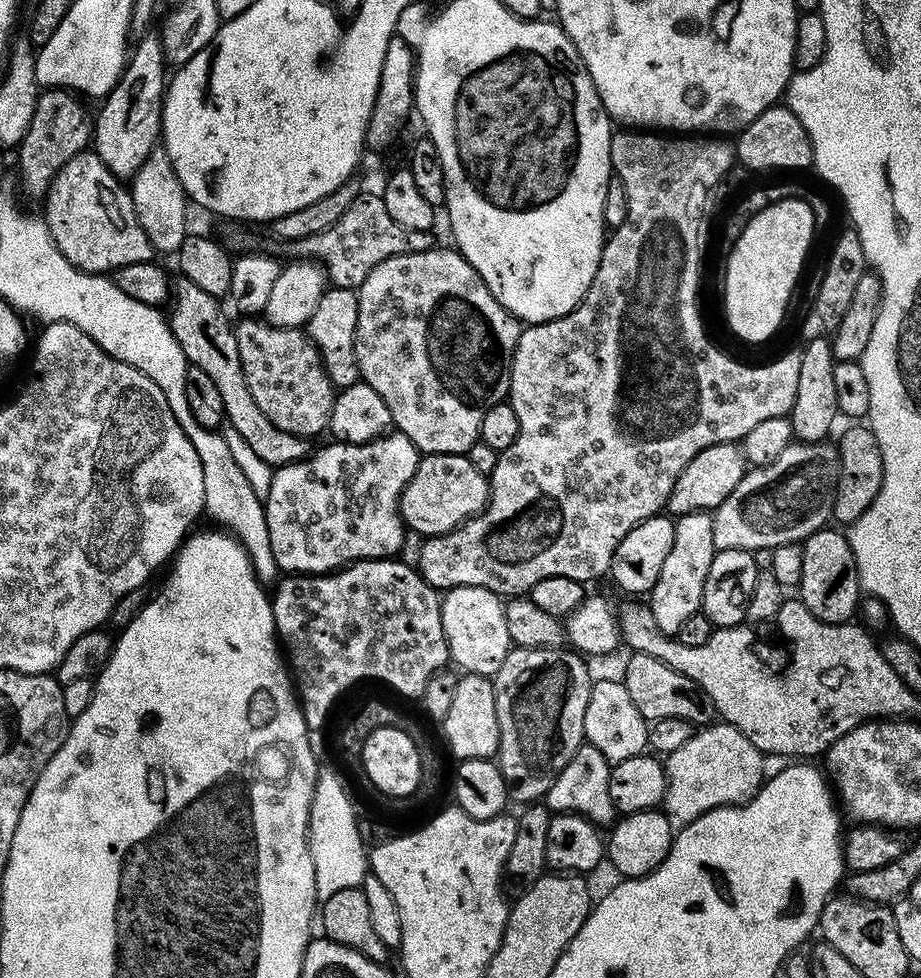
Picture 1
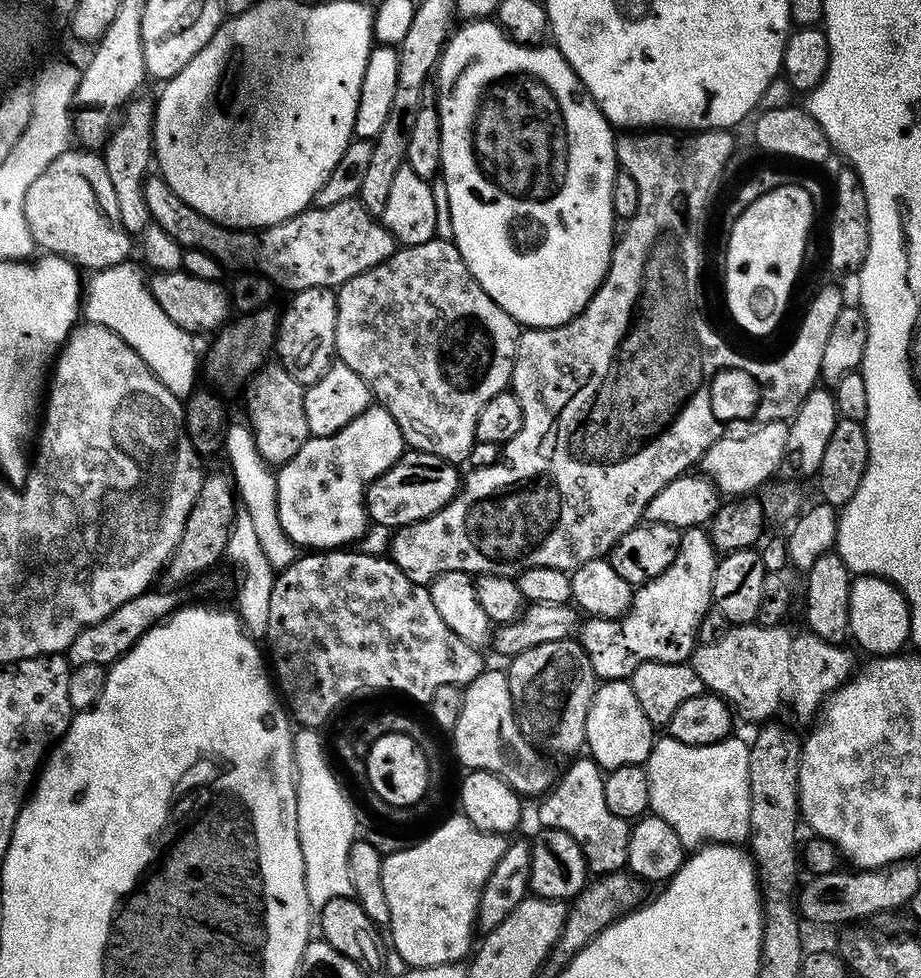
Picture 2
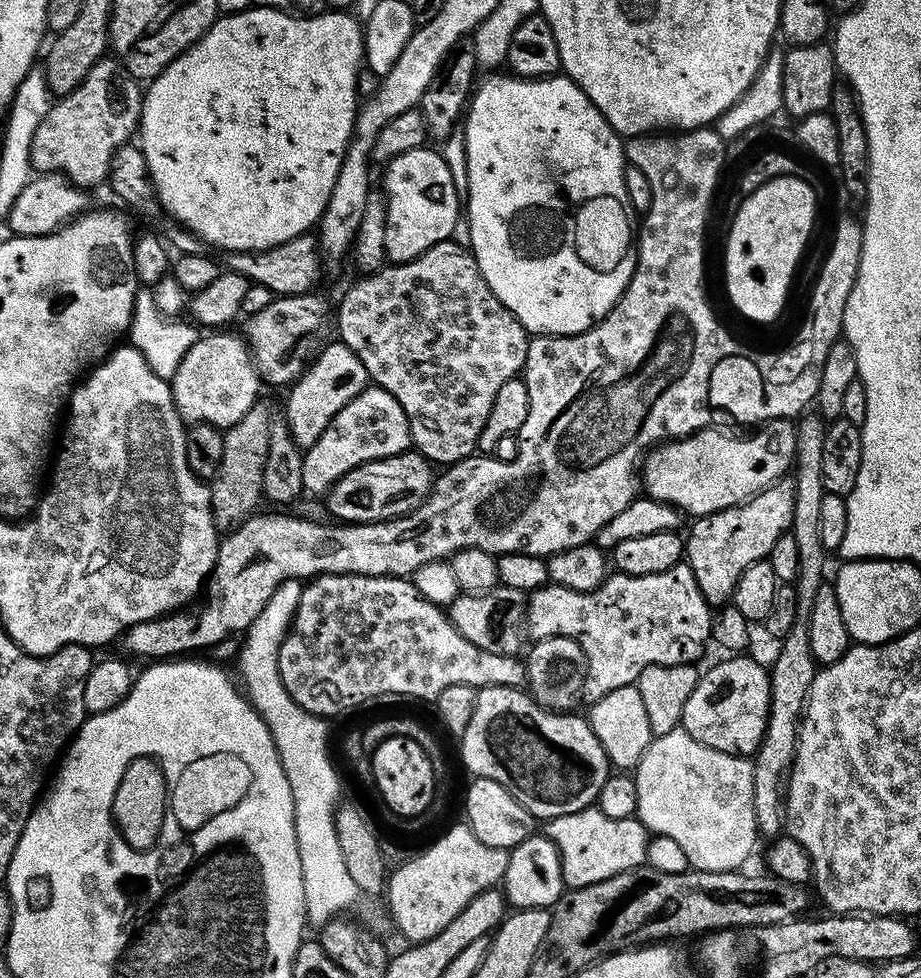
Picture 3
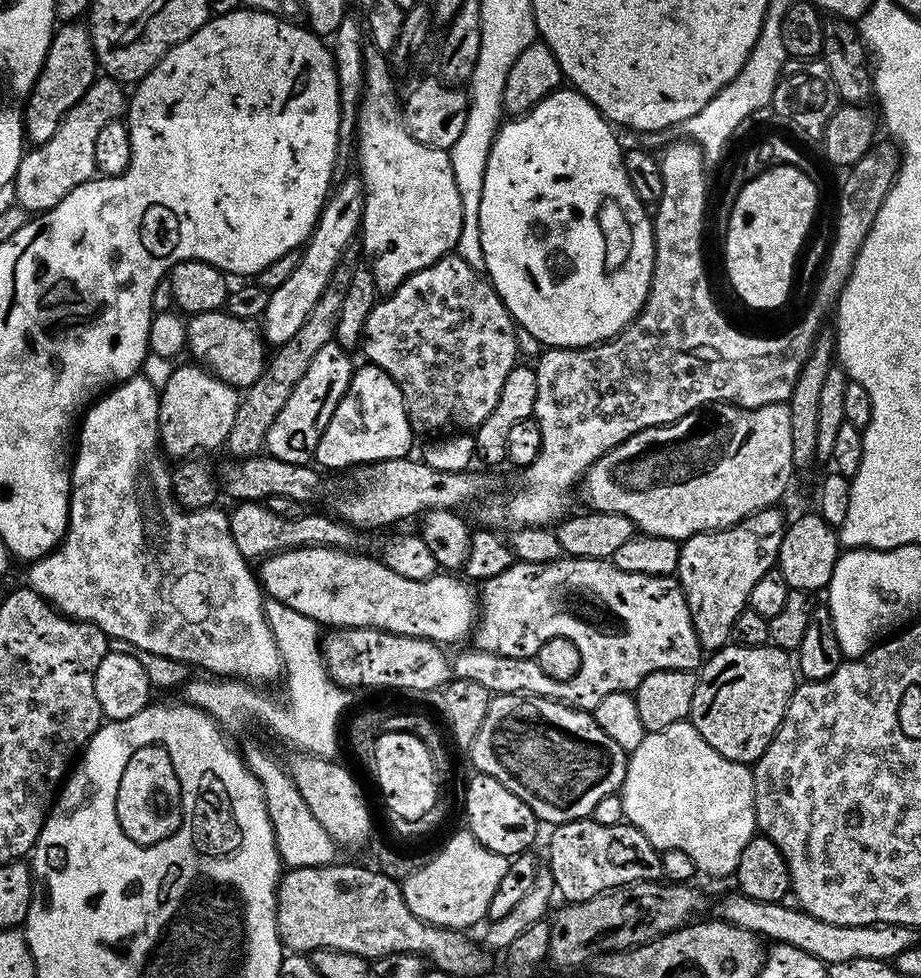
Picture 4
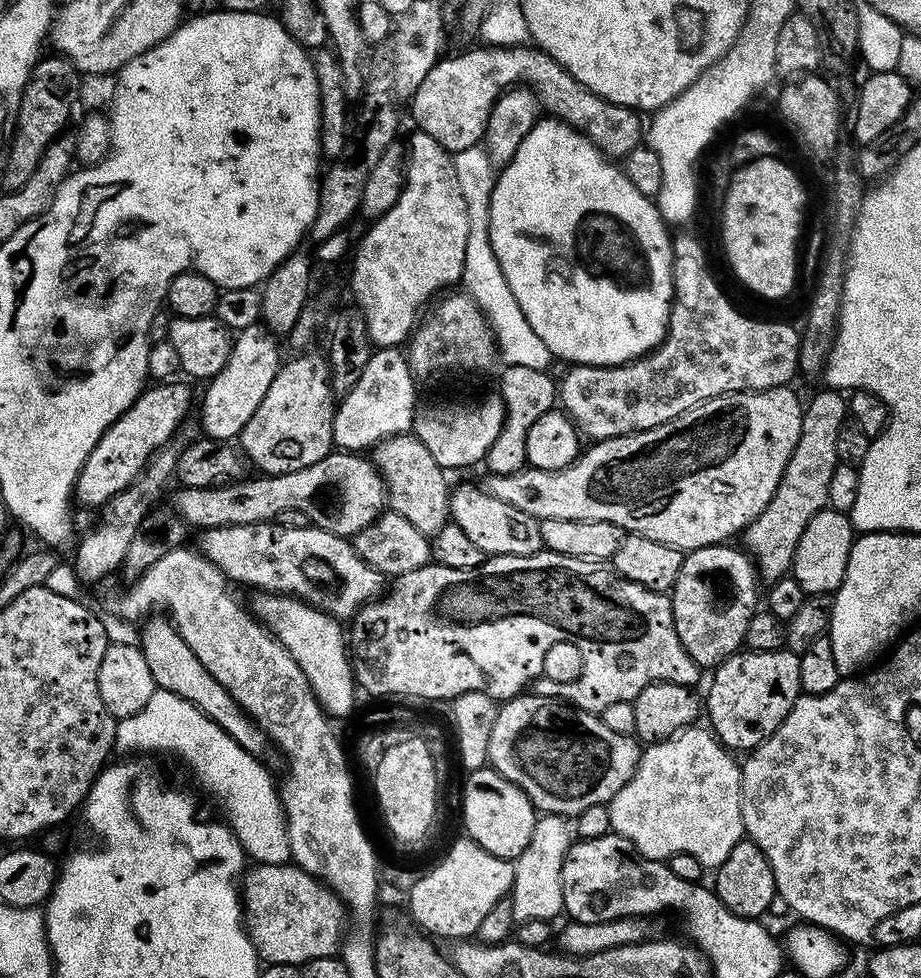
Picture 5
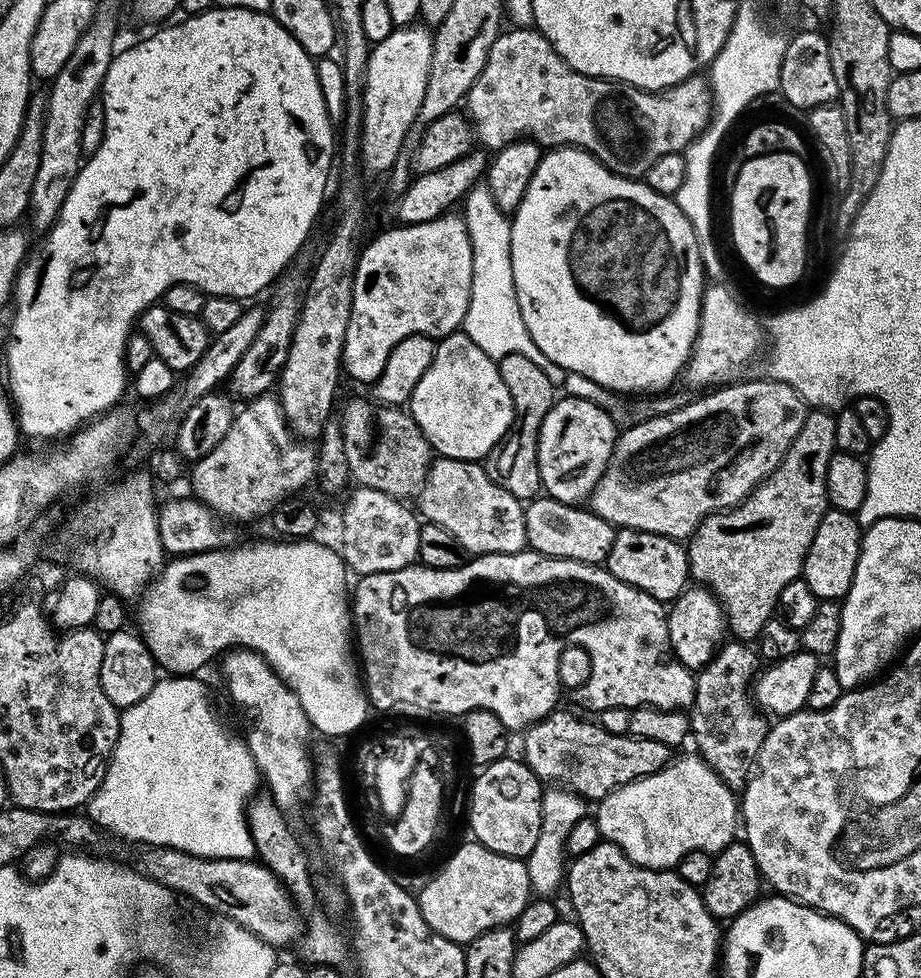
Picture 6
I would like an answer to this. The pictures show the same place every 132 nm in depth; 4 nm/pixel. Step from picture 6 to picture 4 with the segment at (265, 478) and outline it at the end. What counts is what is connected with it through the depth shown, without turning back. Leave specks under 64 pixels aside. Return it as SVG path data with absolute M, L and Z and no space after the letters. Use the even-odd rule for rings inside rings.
M335 342L322 346L322 350L314 354L314 362L310 362L306 374L302 374L298 386L294 386L294 394L290 394L266 434L267 455L291 464L307 464L315 457L318 438L322 438L326 426L330 426L330 418L334 418L334 410L338 410L338 402L342 402L352 381L354 363L348 356L351 356L349 349Z

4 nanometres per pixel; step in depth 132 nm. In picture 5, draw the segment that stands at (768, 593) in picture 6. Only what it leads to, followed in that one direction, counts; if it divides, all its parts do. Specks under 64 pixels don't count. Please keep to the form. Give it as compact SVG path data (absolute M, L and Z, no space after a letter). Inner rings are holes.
M823 390L816 392L809 400L806 400L804 421L802 422L802 434L794 446L794 454L790 454L790 462L786 462L786 470L780 479L778 490L774 498L756 518L750 522L742 533L743 547L750 553L756 571L765 581L779 580L791 569L792 559L795 556L795 547L806 530L807 523L814 518L816 512L828 508L828 495L830 494L830 474L834 474L838 463L836 458L836 443L838 442L838 430L846 422L848 405L845 397L836 390Z

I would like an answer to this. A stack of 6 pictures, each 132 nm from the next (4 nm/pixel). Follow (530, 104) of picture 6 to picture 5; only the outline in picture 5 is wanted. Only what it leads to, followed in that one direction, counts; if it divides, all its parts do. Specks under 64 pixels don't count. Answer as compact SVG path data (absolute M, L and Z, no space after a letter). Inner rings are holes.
M479 46L480 48L472 48L469 52L464 52L461 56L452 56L447 60L447 58L441 58L437 60L436 65L433 66L423 83L419 88L415 89L413 93L412 100L412 116L416 119L416 128L419 131L424 132L430 138L434 138L440 143L445 150L453 154L466 150L467 148L477 147L485 139L488 130L488 120L491 118L492 108L495 107L496 101L508 91L509 88L513 86L527 86L535 92L539 98L542 105L543 111L545 113L551 114L555 119L563 120L564 123L571 125L572 128L577 128L580 132L588 136L594 143L596 143L597 148L601 152L607 154L612 158L623 158L628 155L628 153L633 152L634 149L641 147L642 144L642 134L640 138L640 119L642 119L641 113L635 108L627 108L621 104L611 104L606 98L602 98L598 94L594 94L586 86L582 86L582 82L575 80L570 73L560 65L559 62L554 59L550 53L544 51L543 48L539 46L517 46L515 48L497 48L495 46Z

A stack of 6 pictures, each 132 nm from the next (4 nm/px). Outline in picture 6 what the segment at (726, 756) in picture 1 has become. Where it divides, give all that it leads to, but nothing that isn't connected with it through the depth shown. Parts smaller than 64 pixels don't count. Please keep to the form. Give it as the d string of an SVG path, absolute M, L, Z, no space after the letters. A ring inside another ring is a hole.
M699 755L673 759L665 768L654 774L632 780L599 801L594 819L601 837L609 844L616 844L640 868L672 870L691 852L721 852L733 843L738 832L738 796L724 783L724 779Z

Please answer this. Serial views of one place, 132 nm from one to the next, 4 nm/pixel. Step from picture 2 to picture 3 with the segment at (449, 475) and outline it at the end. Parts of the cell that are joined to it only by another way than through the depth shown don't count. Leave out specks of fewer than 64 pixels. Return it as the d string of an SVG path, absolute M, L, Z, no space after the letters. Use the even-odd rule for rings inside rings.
M409 450L371 460L362 466L354 466L354 470L328 485L327 515L346 524L377 524L393 520L422 506L424 499L432 493L433 483L433 465L421 452Z

